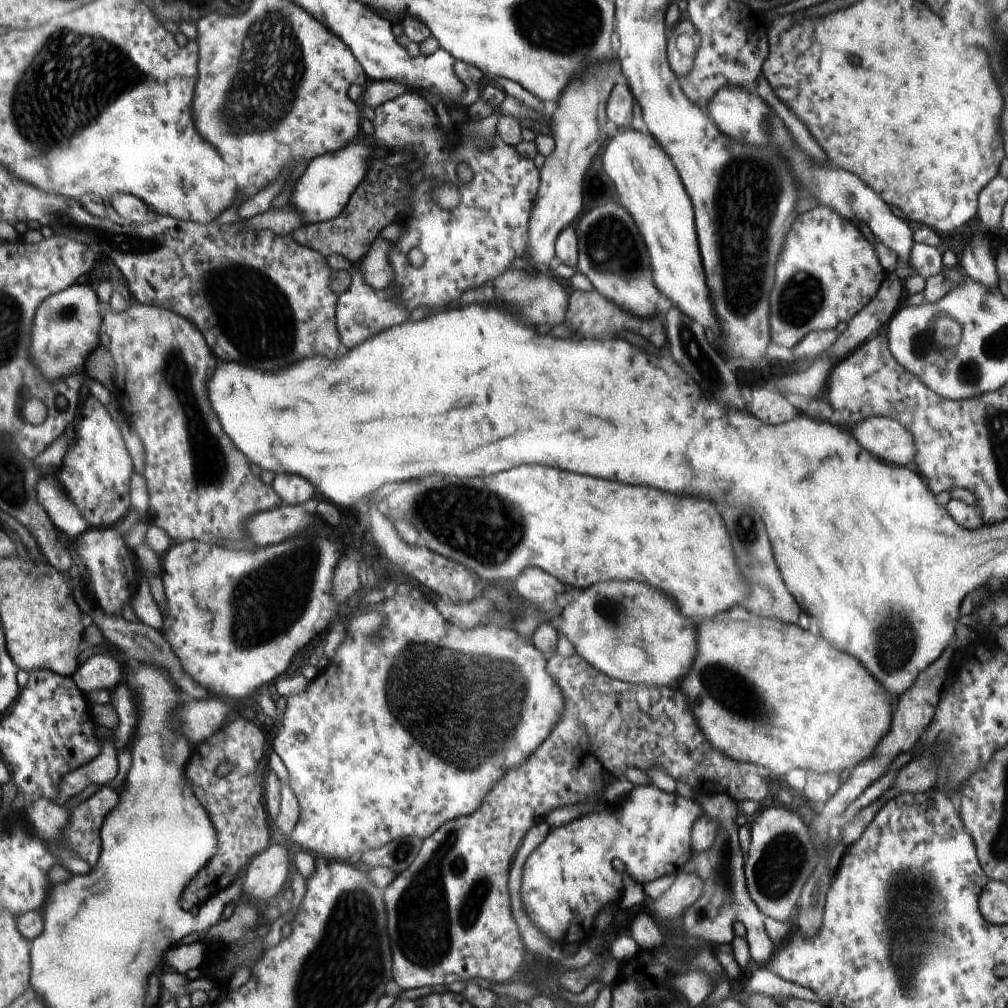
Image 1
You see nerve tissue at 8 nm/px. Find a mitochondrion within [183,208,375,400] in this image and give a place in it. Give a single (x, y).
(262, 328)

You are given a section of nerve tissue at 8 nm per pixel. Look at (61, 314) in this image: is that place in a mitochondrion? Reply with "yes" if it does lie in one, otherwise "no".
yes

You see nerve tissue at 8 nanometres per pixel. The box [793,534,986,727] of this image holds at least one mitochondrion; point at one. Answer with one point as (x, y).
(902, 638)

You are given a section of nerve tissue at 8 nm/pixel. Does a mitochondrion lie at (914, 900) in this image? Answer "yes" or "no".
yes

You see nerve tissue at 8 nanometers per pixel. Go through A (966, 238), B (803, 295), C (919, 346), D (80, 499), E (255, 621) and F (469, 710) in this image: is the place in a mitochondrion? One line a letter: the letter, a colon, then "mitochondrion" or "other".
A: other
B: mitochondrion
C: mitochondrion
D: other
E: mitochondrion
F: mitochondrion

